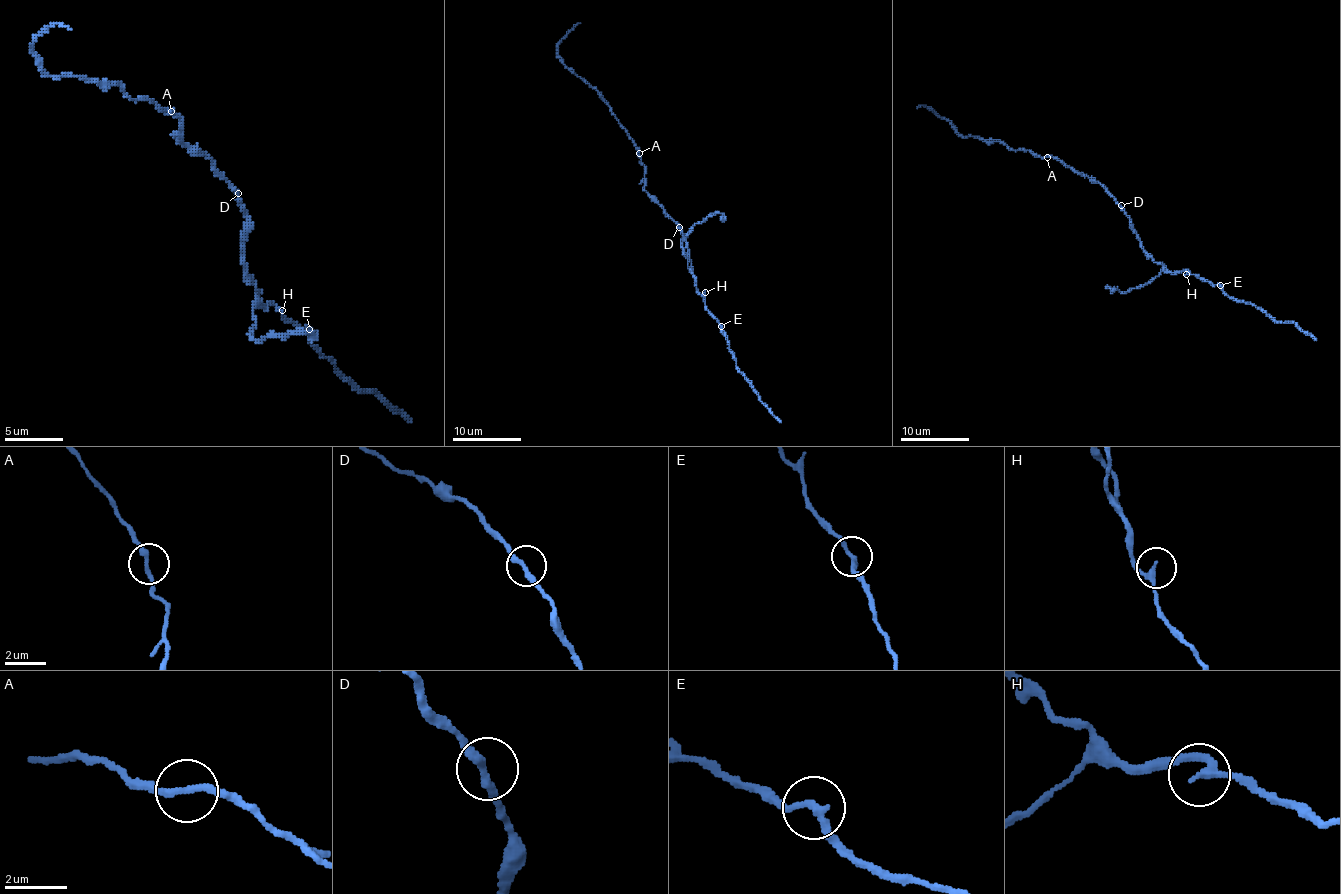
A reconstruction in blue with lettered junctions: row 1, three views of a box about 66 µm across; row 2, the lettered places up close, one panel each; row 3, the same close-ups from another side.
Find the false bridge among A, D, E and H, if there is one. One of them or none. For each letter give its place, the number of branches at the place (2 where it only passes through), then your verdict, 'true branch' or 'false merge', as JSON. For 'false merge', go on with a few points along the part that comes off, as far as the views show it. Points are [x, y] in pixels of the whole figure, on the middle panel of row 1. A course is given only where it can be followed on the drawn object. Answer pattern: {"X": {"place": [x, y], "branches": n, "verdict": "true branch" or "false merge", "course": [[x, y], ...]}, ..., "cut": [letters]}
{"A": {"place": [639, 153], "branches": 2, "verdict": "true branch"}, "D": {"place": [679, 227], "branches": 2, "verdict": "true branch"}, "E": {"place": [721, 326], "branches": 2, "verdict": "true branch"}, "H": {"place": [705, 292], "branches": 2, "verdict": "true branch"}, "cut": []}

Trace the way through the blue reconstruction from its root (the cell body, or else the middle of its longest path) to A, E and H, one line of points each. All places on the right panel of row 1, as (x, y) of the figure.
A: (1119, 205), (1098, 183), (1093, 183), (1083, 172), (1074, 172), (1055, 157), (1047, 157)
E: (1119, 205), (1140, 247), (1155, 262), (1173, 273), (1188, 271), (1219, 285)
H: (1119, 205), (1129, 219), (1129, 228), (1136, 235), (1140, 247), (1169, 271), (1186, 271), (1186, 274)

